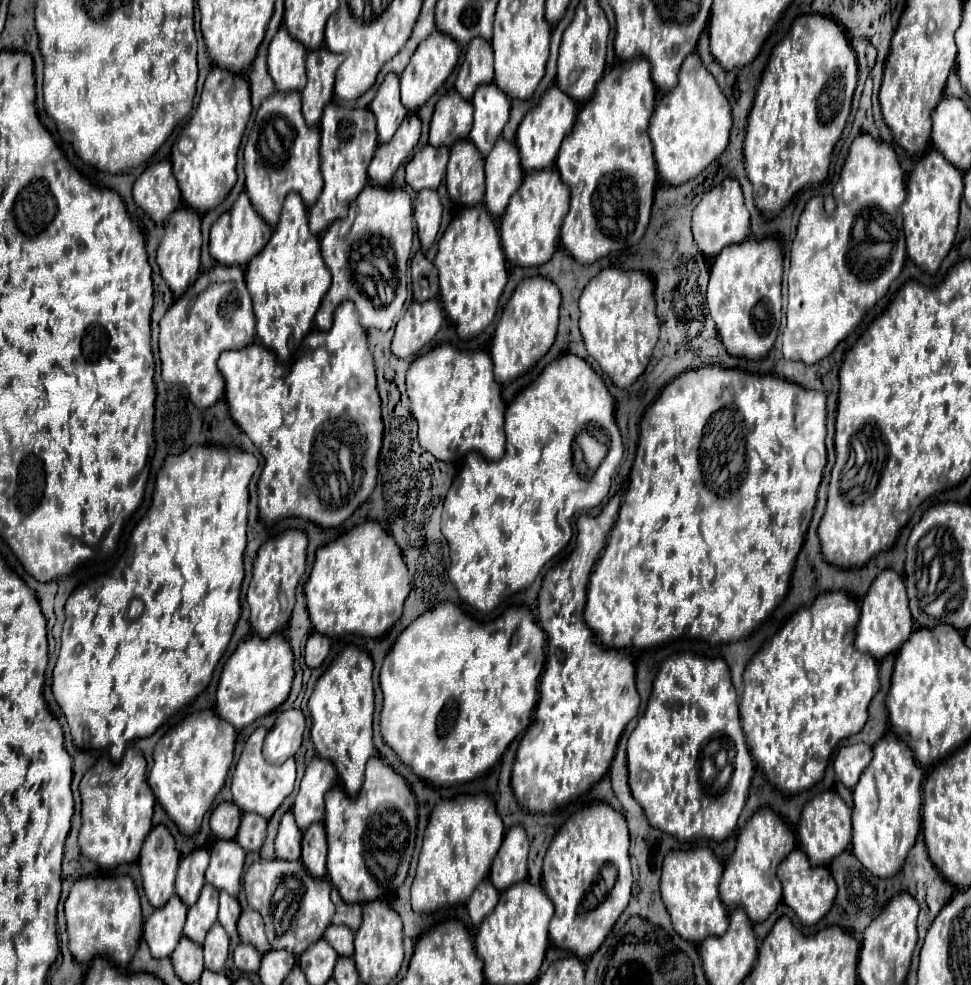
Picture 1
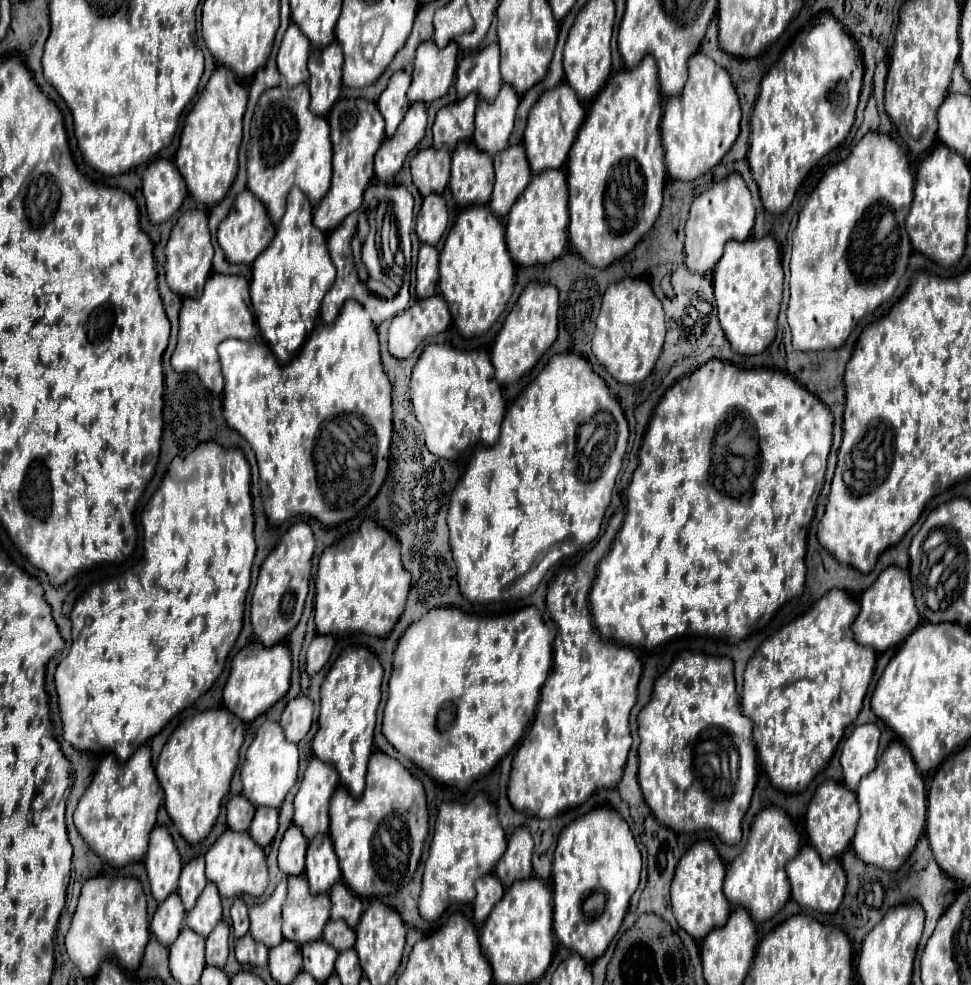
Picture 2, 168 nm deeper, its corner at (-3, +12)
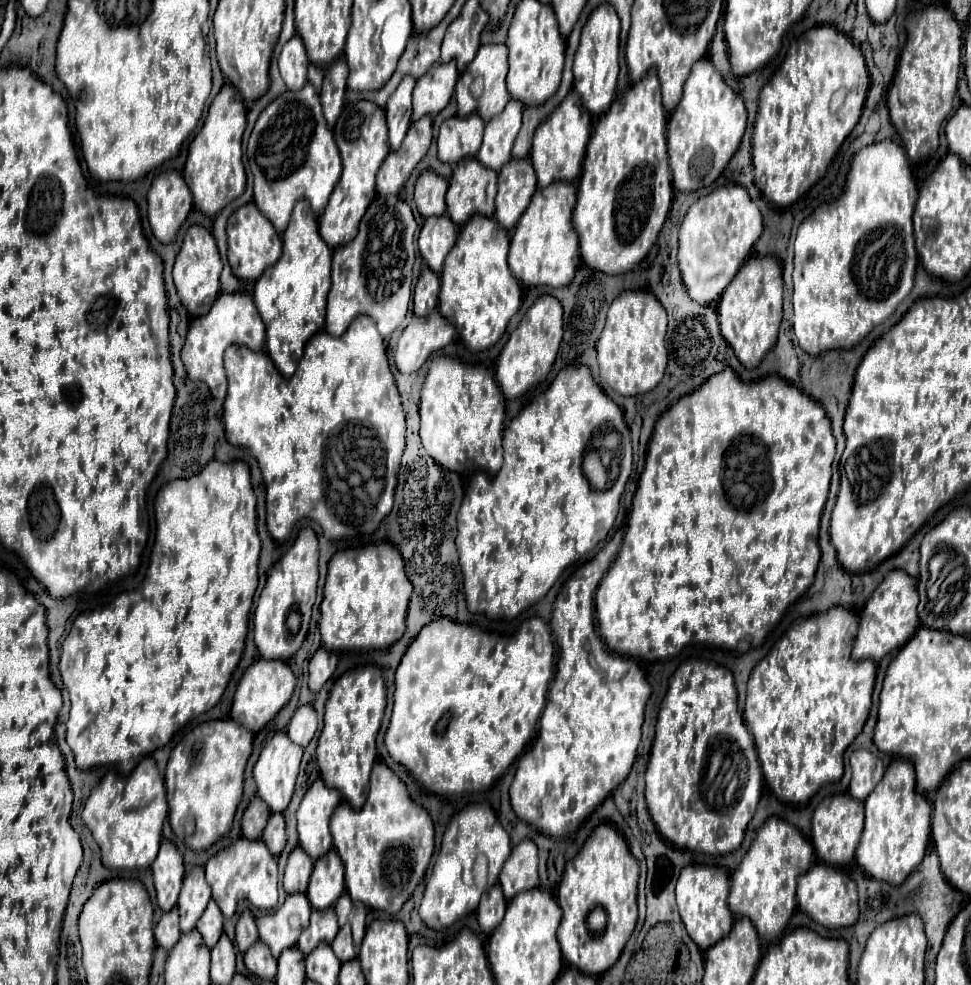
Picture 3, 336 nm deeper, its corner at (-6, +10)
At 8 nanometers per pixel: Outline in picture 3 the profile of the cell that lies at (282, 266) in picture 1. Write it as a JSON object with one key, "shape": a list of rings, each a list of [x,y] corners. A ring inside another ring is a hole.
{"shape":[[[306,199],[294,205],[292,219],[282,235],[282,241],[282,257],[268,267],[254,285],[254,303],[262,321],[266,323],[268,355],[274,359],[278,371],[290,379],[298,367],[298,359],[302,359],[306,341],[324,327],[332,249],[318,235],[318,219]]]}

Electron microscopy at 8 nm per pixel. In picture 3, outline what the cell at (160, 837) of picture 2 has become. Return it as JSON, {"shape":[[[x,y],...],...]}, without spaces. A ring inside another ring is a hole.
{"shape":[[[164,839],[160,843],[158,857],[152,863],[152,875],[154,875],[158,905],[162,911],[170,911],[176,905],[178,893],[182,887],[182,879],[184,879],[182,855],[178,853],[172,841]]]}

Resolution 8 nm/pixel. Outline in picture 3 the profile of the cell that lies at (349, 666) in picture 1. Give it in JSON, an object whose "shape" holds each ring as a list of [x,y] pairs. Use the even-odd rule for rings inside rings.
{"shape":[[[362,665],[338,677],[330,689],[324,713],[324,729],[318,739],[316,759],[320,775],[328,787],[342,793],[350,807],[358,809],[366,803],[368,779],[376,761],[376,735],[386,709],[386,685],[382,671],[374,665]]]}

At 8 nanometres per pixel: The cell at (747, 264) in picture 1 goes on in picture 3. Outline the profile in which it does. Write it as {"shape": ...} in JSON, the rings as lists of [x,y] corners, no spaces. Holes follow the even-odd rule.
{"shape":[[[752,255],[742,267],[738,275],[728,283],[722,299],[718,301],[720,329],[728,345],[734,349],[740,363],[748,369],[758,367],[762,357],[774,347],[780,321],[782,321],[782,267],[772,255]]]}

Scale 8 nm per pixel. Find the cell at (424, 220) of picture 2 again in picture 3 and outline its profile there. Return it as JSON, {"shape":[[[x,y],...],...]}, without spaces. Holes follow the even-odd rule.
{"shape":[[[448,215],[442,217],[426,217],[424,225],[418,235],[418,249],[424,257],[426,265],[432,267],[436,273],[442,271],[444,259],[452,249],[458,235],[458,227],[450,223]]]}

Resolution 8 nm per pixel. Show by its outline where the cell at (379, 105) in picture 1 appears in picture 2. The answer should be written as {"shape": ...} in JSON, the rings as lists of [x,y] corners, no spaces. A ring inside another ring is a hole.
{"shape":[[[399,71],[393,73],[389,79],[387,89],[381,93],[377,107],[381,111],[381,115],[385,117],[385,135],[393,137],[397,125],[403,121],[407,109],[409,109],[409,101],[405,97],[407,89],[411,85],[411,75],[407,71]]]}

